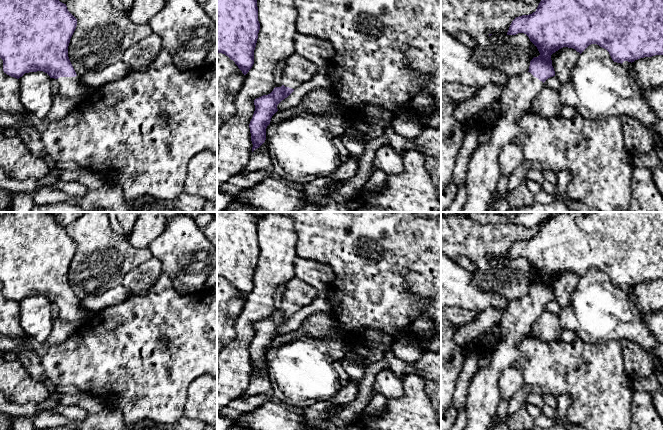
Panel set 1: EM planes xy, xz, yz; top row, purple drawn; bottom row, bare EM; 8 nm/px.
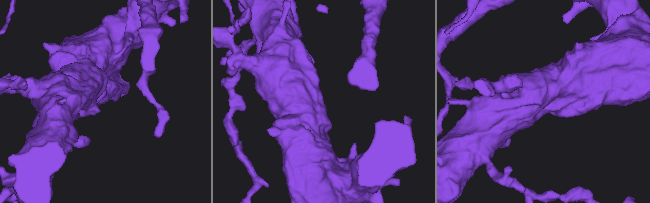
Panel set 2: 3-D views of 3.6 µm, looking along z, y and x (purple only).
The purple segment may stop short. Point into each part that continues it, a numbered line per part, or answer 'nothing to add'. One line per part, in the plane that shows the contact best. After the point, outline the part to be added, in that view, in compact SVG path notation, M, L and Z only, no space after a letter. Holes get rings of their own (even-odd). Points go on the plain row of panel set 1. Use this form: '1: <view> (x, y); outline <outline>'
1: xy (71, 311); outline M80 300L75 301L60 301L58 319L70 322L73 325L79 326L86 322L94 314L80 305Z

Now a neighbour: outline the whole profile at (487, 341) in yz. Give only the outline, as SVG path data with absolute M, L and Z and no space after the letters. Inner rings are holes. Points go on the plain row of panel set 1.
M493 326L487 331L483 332L479 335L473 343L477 345L481 350L482 353L490 352L498 345L500 341L500 329L499 326Z

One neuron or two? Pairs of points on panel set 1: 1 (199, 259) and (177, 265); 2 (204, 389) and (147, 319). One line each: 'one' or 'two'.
1: one
2: two

